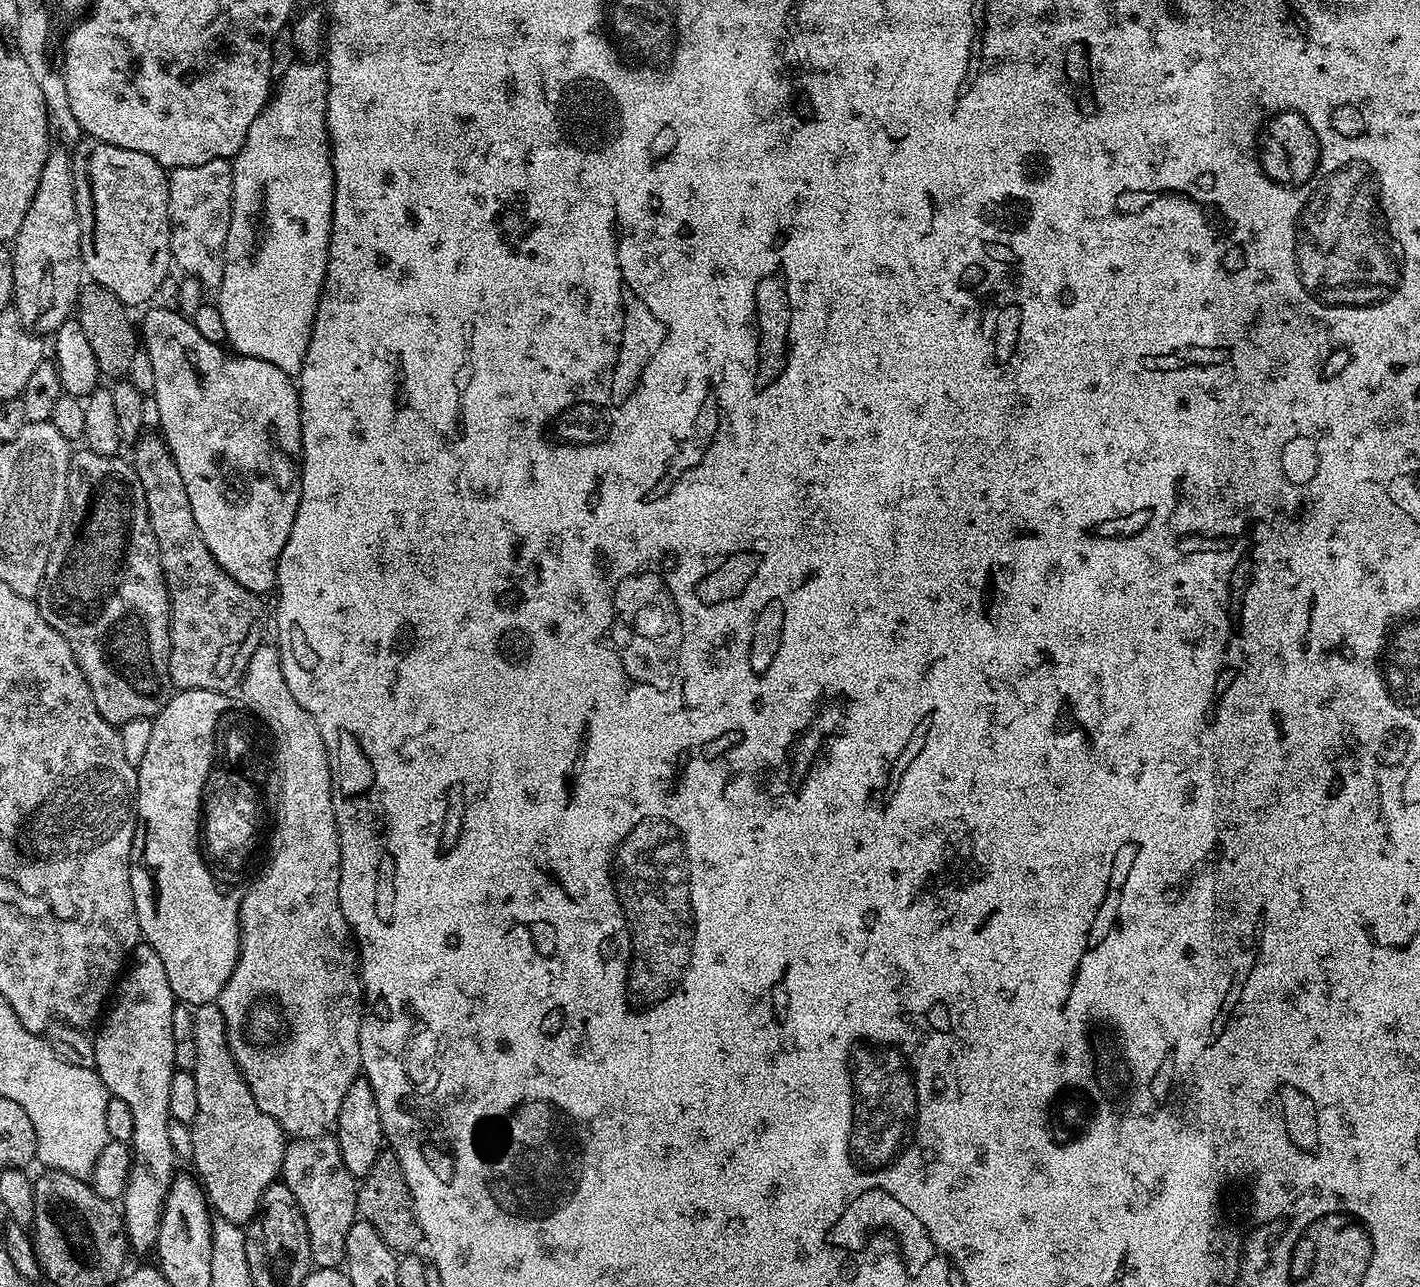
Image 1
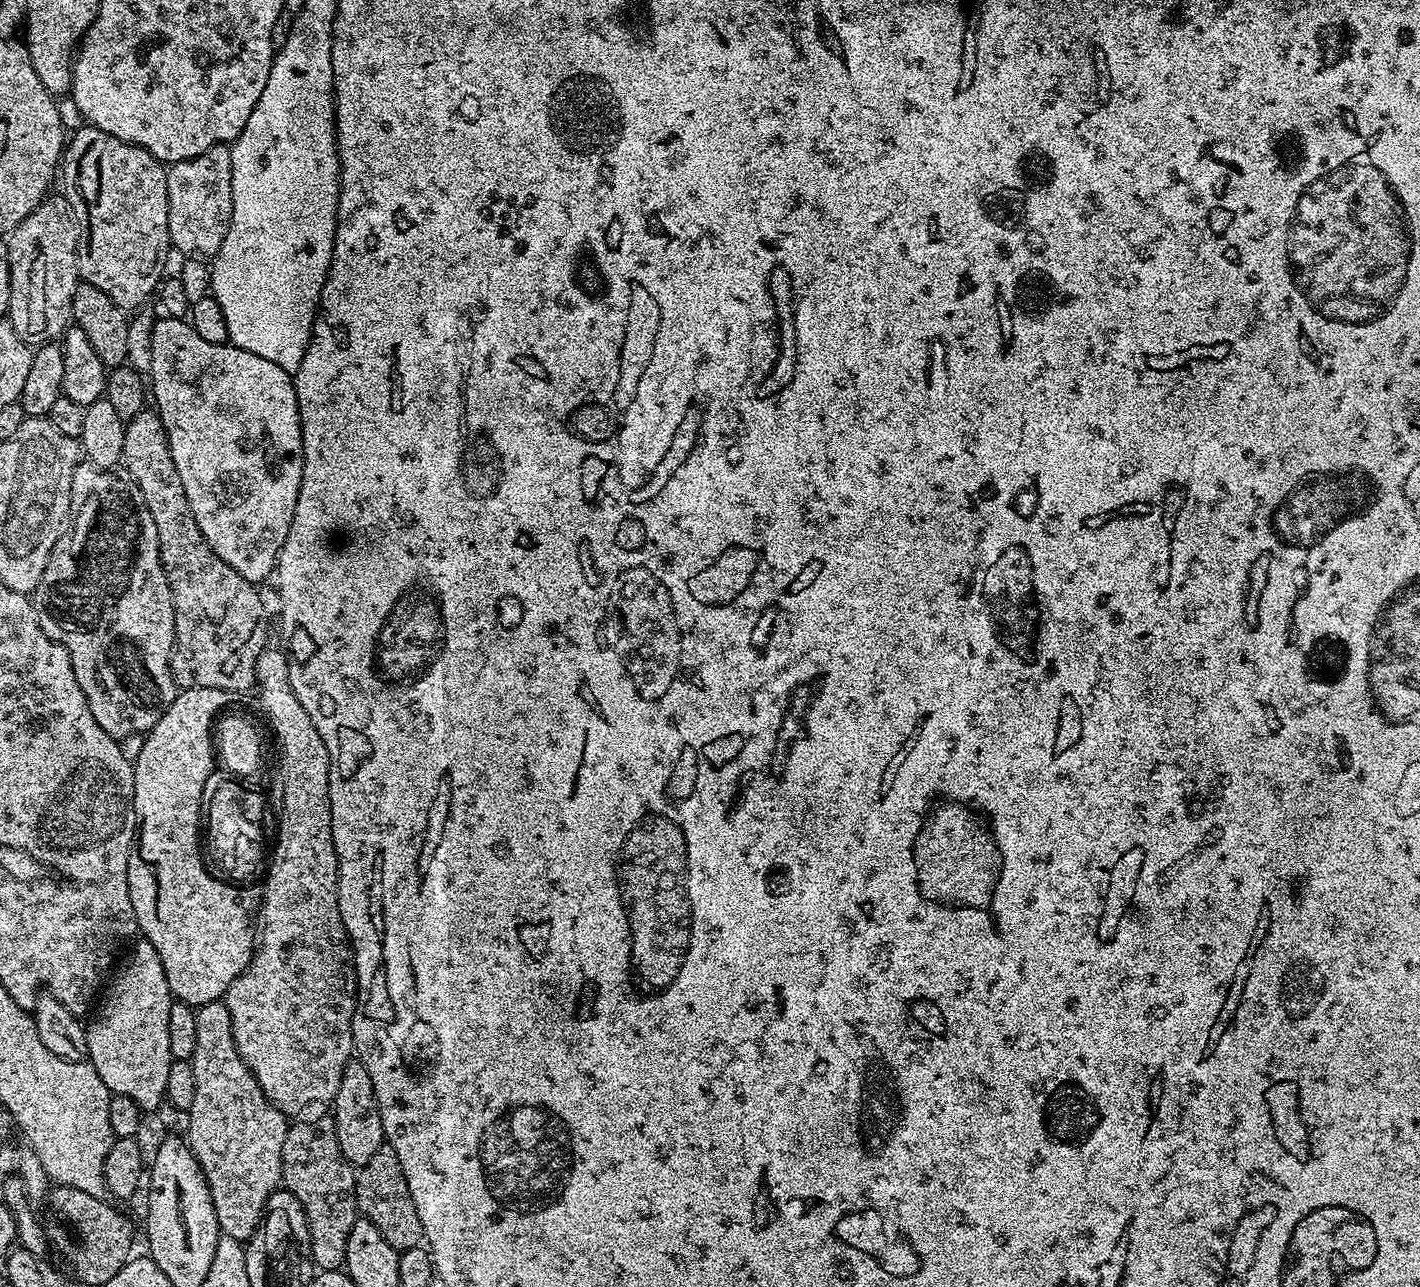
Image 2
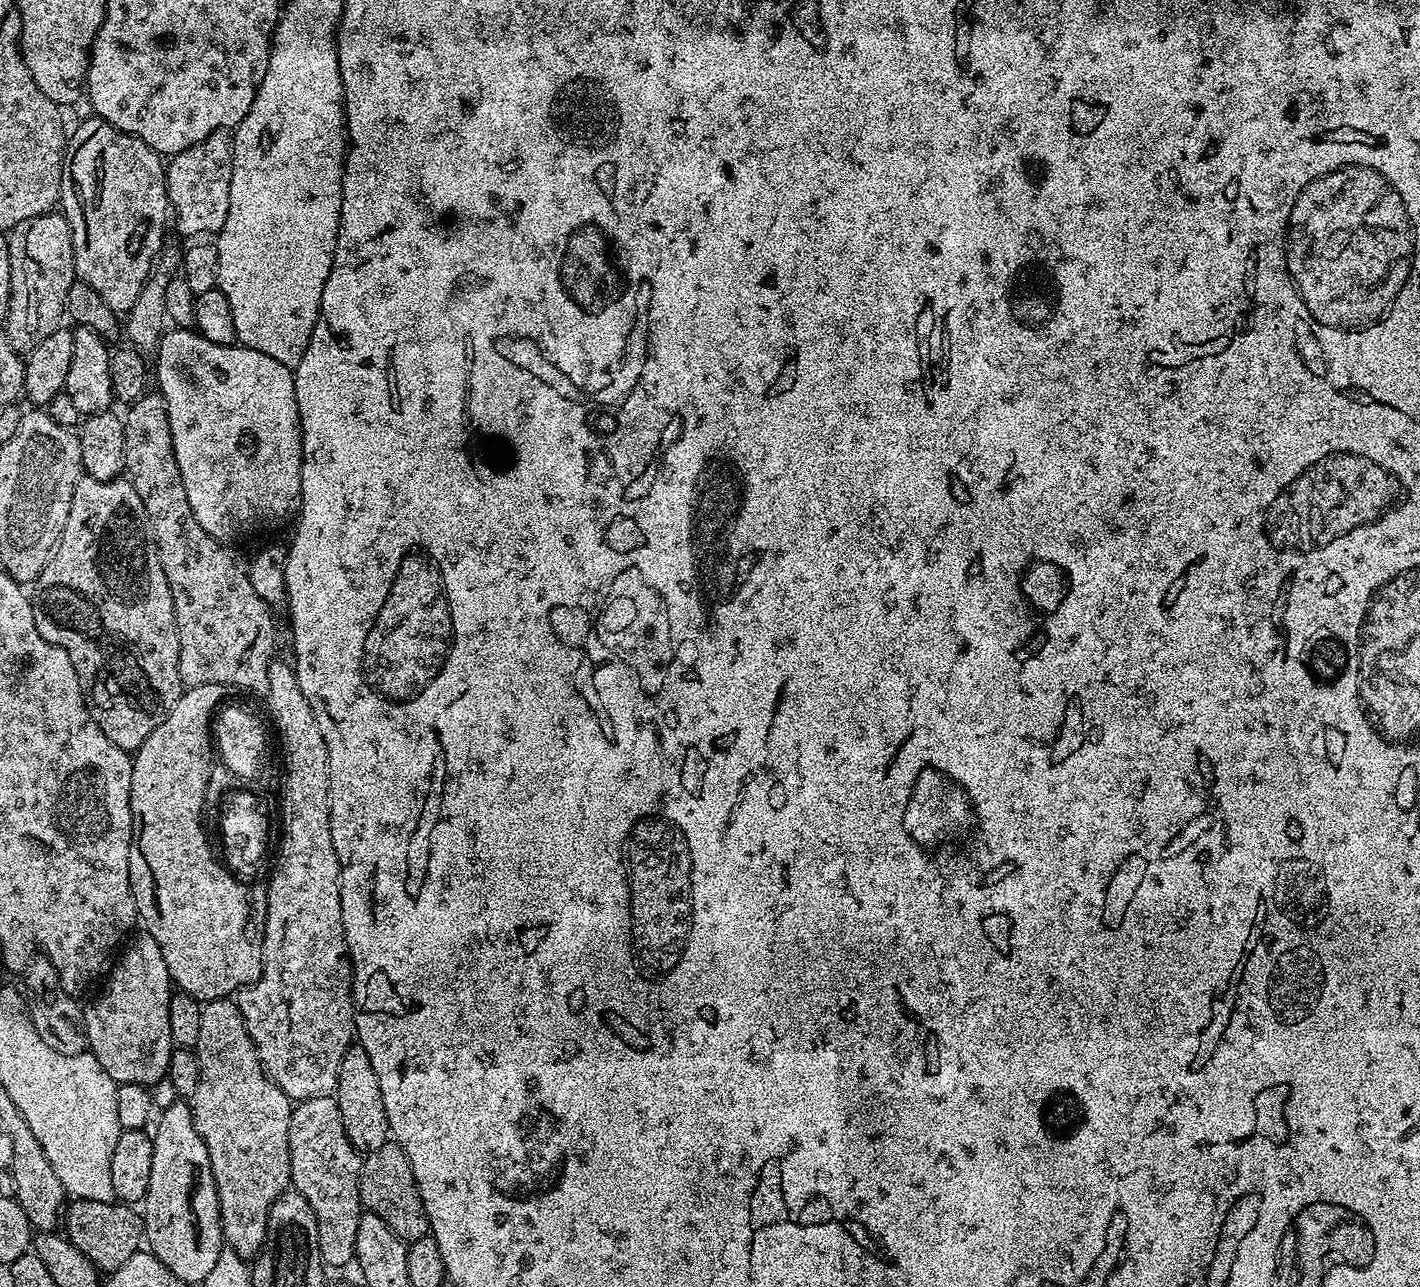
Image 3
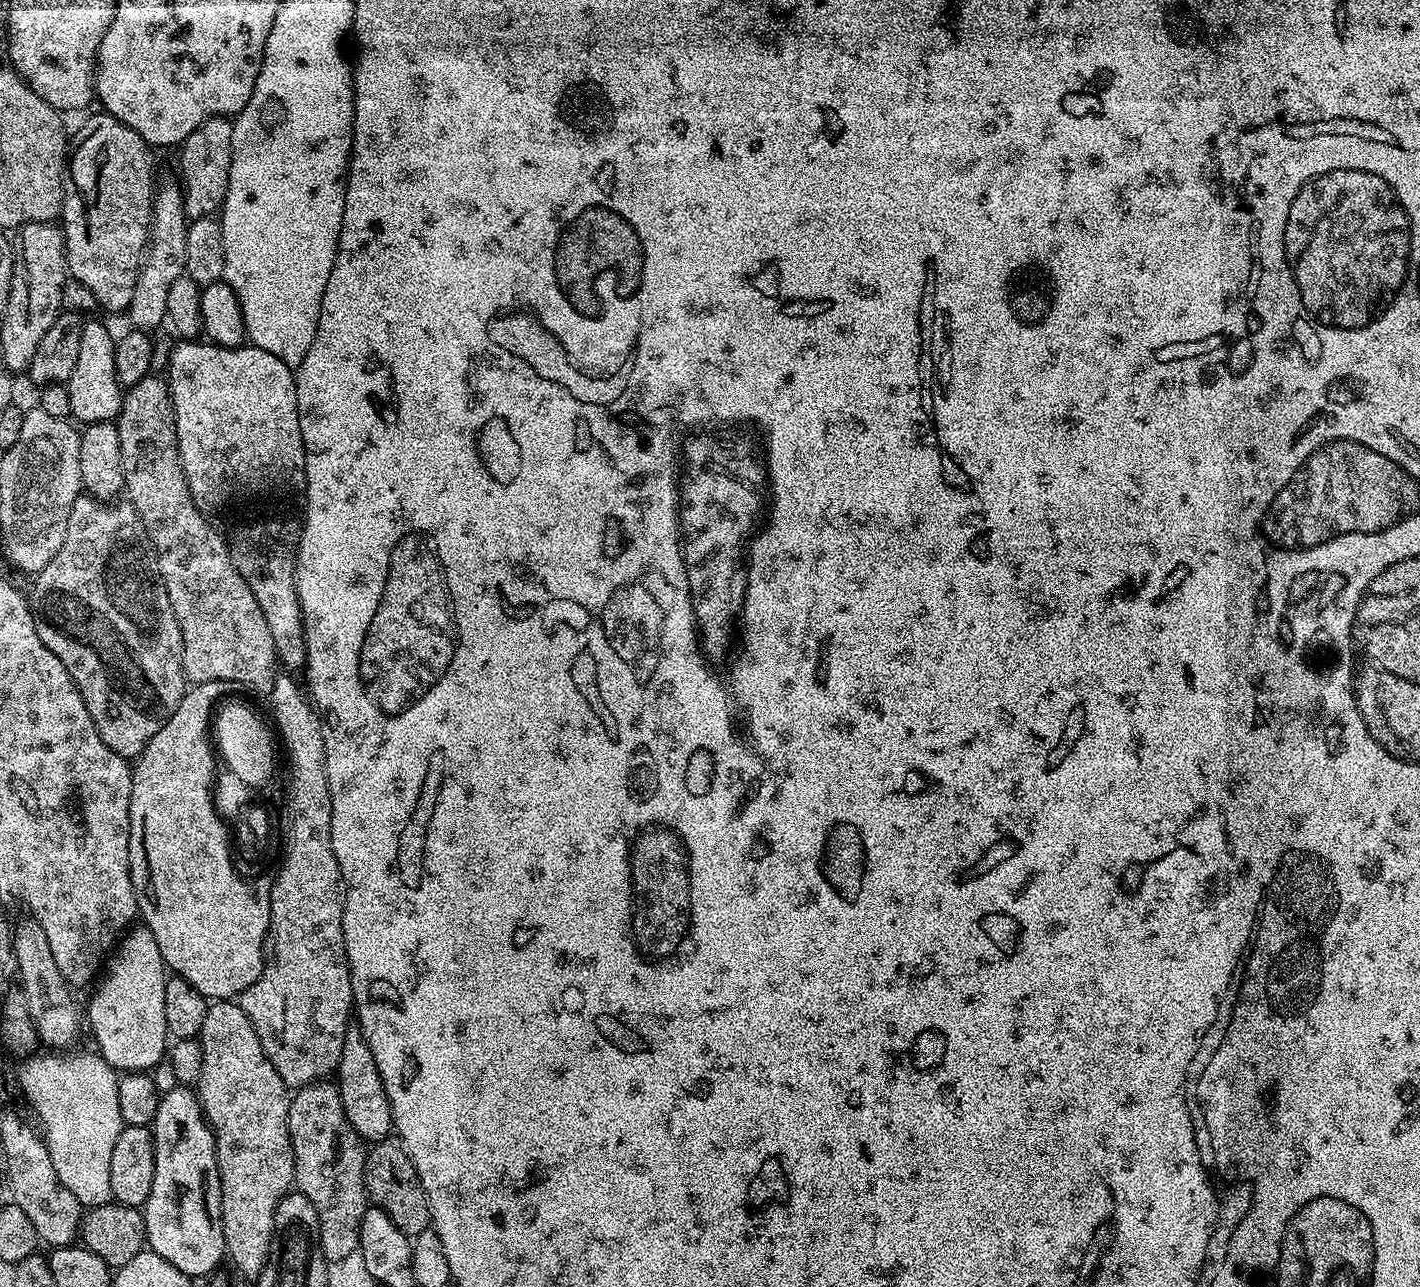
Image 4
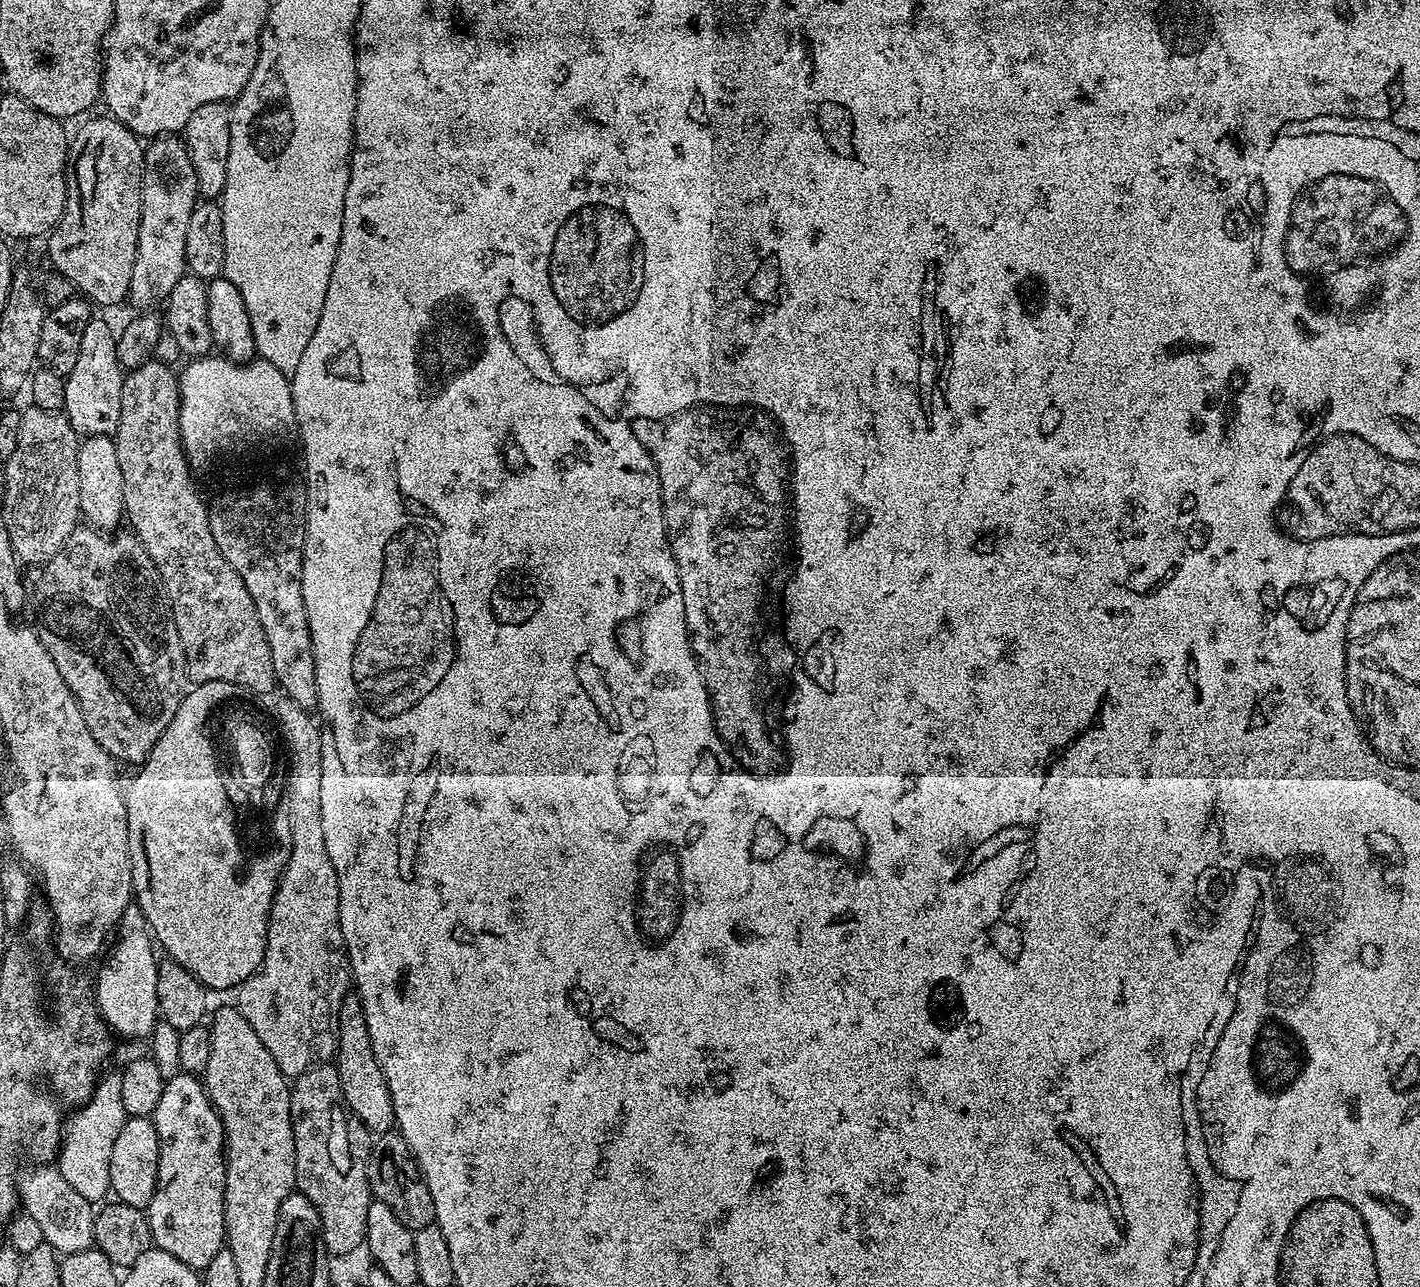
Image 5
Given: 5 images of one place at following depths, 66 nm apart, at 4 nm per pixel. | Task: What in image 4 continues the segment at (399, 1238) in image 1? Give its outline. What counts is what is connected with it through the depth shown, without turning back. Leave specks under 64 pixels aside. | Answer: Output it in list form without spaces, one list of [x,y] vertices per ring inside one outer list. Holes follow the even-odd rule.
[[[376,1142],[367,1149],[364,1158],[364,1190],[368,1193],[369,1201],[383,1210],[390,1222],[394,1222],[394,1226],[398,1226],[398,1230],[405,1232],[409,1238],[430,1227],[432,1215],[426,1190],[422,1190],[414,1162],[399,1143]]]

